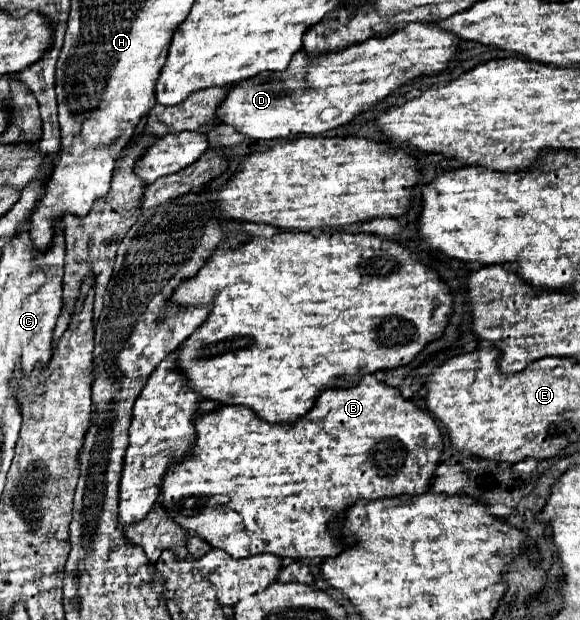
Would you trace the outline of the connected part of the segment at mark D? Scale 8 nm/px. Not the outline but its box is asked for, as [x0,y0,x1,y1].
[216,22,460,140]

